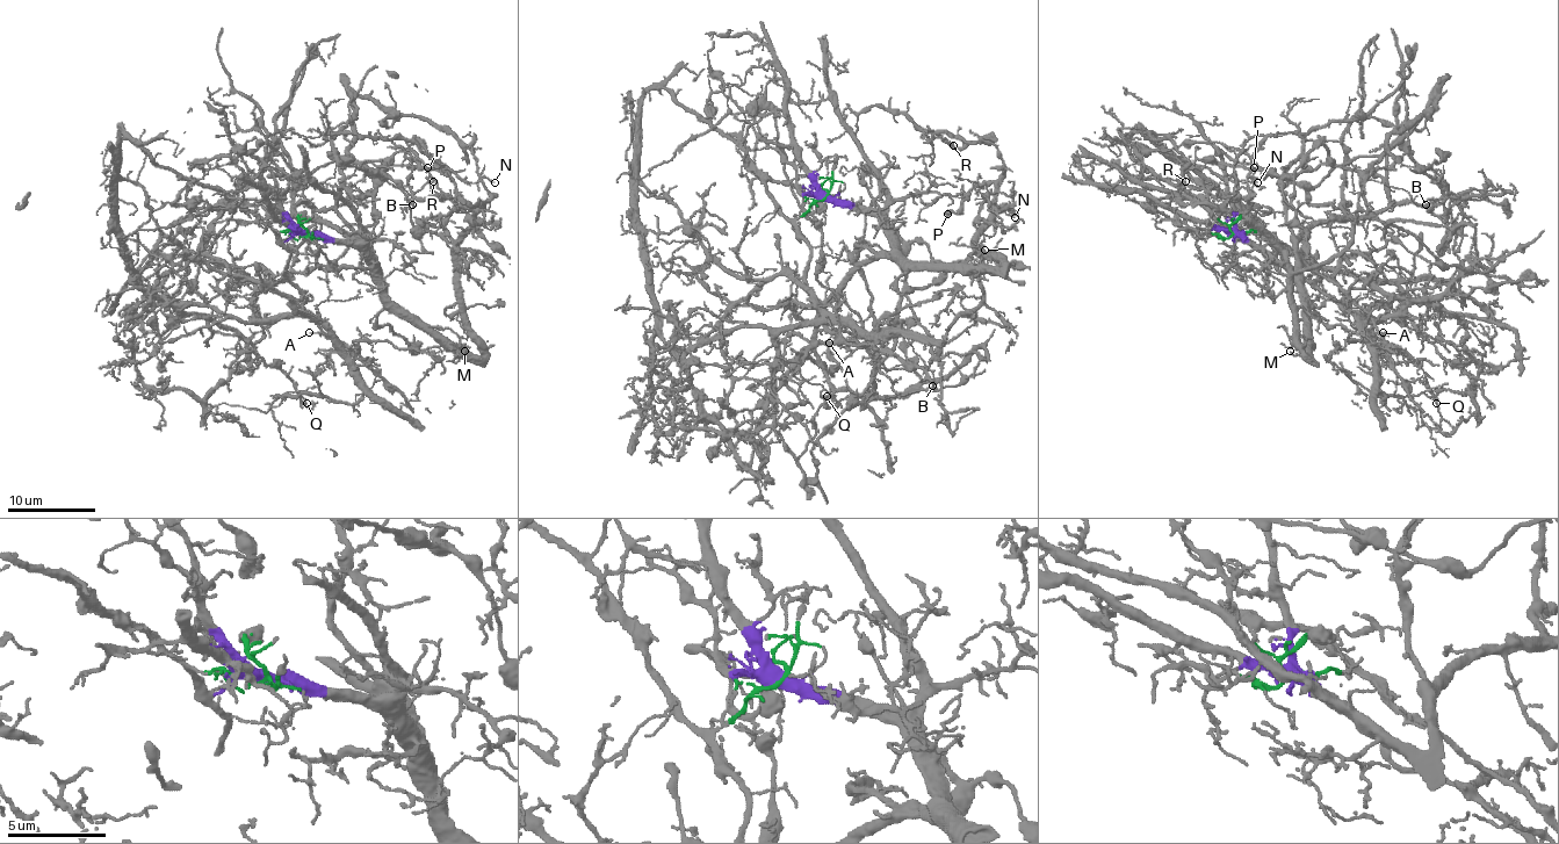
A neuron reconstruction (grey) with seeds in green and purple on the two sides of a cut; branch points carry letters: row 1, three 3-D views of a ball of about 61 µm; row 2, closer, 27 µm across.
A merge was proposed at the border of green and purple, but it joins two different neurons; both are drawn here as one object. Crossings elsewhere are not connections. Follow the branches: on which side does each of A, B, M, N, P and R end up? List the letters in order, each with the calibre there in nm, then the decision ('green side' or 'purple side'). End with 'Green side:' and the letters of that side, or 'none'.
A: 100 nm | green side
B: 110 nm | purple side
M: 130 nm | purple side
N: 100 nm | purple side
P: 140 nm | purple side
R: 140 nm | purple side
Green side: A

